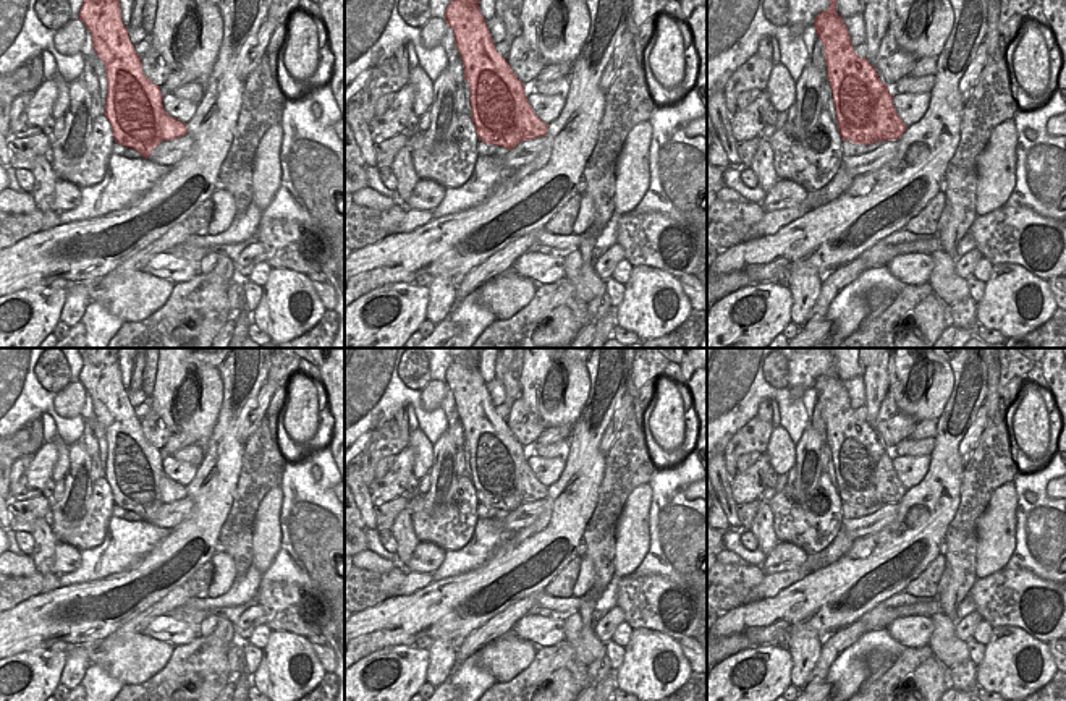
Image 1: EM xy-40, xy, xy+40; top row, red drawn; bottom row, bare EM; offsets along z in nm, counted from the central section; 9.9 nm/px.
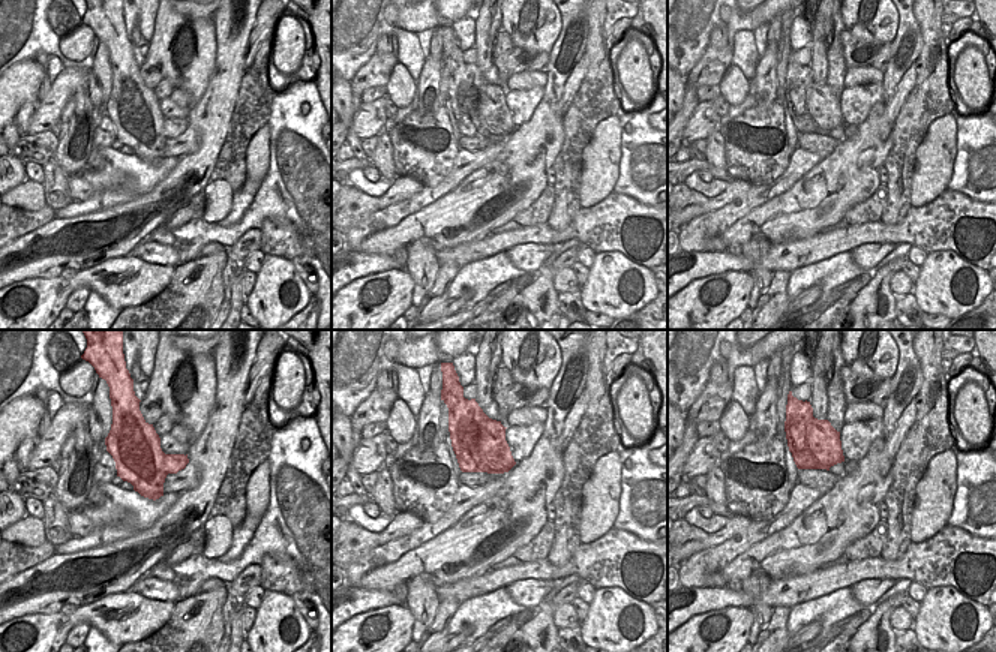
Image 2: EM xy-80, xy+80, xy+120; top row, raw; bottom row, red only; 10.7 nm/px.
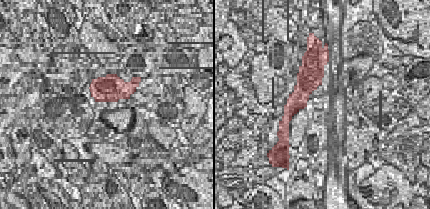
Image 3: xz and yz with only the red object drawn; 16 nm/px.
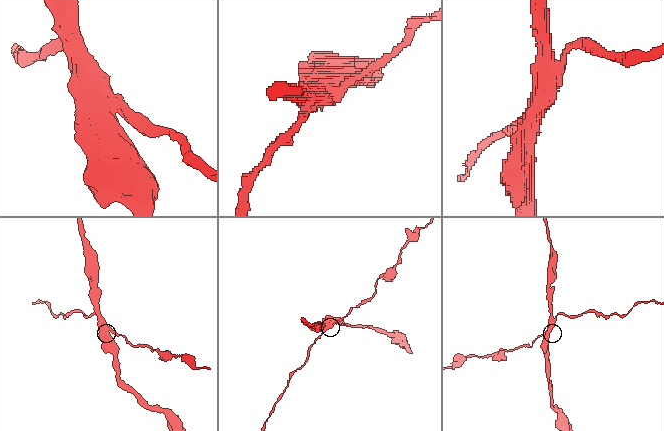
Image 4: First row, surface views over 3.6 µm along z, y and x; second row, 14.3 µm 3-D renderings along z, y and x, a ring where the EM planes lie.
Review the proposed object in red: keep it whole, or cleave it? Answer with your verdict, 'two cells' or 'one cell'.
two cells

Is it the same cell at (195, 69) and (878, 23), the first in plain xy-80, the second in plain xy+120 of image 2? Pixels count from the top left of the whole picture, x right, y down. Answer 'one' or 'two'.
one

